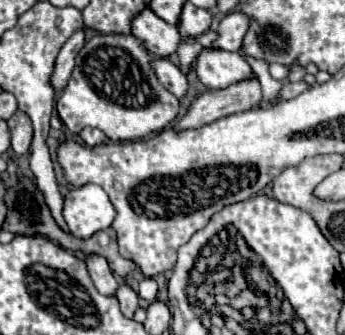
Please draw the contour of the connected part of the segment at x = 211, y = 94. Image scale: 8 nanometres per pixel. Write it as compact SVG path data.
M251 76L227 88L207 90L205 94L201 94L179 122L179 128L183 130L199 128L211 124L217 118L255 108L259 104L261 104L261 84L257 76Z

